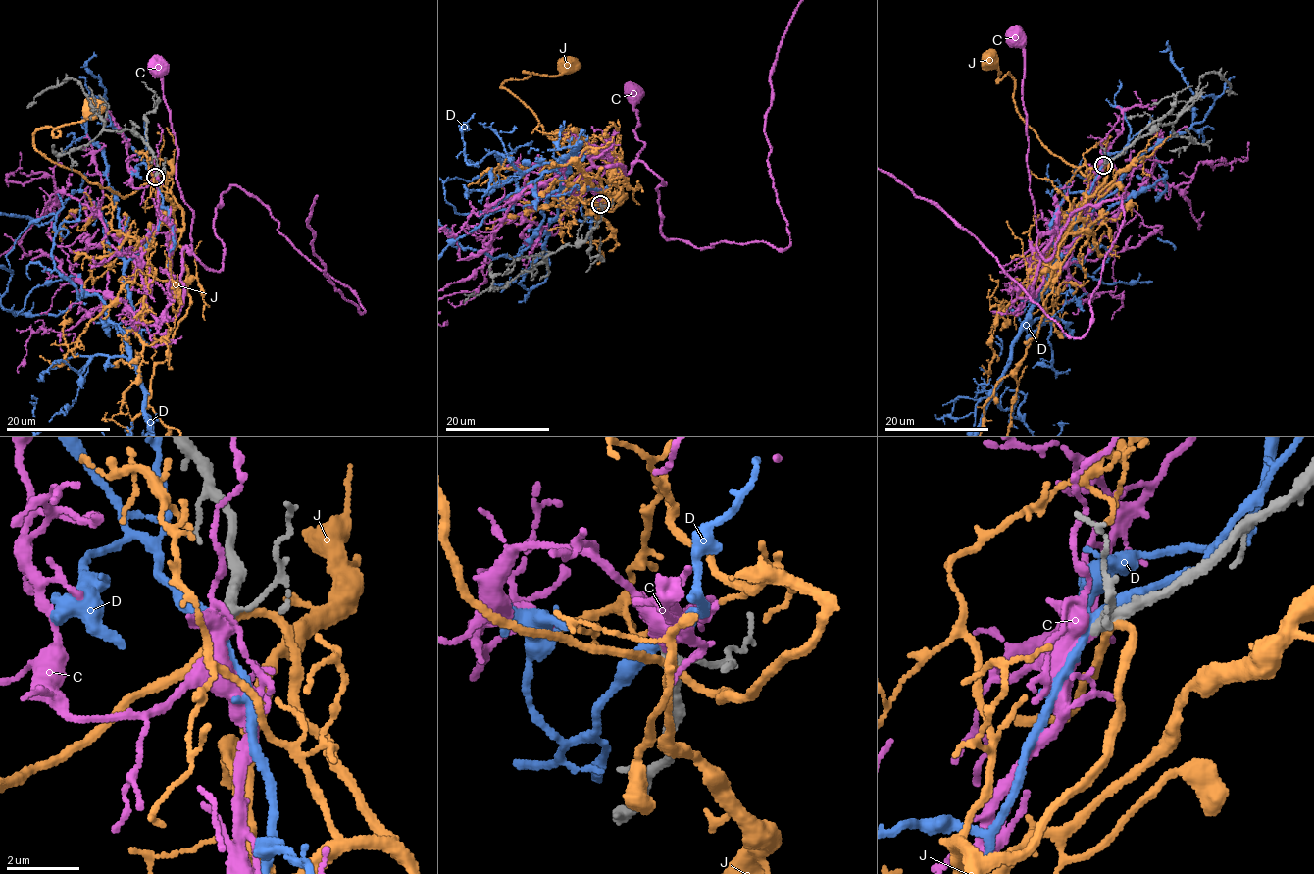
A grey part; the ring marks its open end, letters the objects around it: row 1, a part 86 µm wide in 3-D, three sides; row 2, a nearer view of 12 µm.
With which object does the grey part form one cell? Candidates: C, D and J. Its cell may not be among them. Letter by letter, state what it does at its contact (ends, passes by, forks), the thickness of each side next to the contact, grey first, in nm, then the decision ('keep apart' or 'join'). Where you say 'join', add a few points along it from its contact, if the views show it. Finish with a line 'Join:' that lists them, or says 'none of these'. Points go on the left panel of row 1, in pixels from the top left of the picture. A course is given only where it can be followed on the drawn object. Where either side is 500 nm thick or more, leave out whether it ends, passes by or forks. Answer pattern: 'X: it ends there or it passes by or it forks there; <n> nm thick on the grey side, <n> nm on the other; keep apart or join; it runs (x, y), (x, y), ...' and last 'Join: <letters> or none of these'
C: it passes by; 280 nm thick on the grey side, 400 nm on the other; join; it runs (156, 176), (157, 222), (141, 243), (141, 279), (146, 304), (171, 319), (192, 212), (176, 179), (156, 66)
D: it passes by; 300 nm thick on the grey side, 320 nm on the other; keep apart
J: it passes by; 340 nm thick on the grey side, 200 nm on the other; keep apart
Join: C

